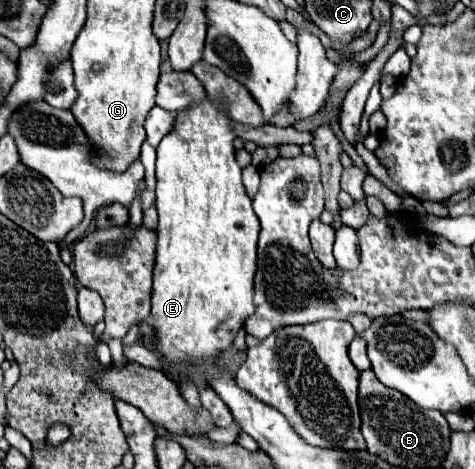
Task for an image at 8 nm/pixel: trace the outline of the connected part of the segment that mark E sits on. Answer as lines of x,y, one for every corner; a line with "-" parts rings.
206,98
200,104
192,104
186,110
178,112
174,130
162,138
156,150
156,206
158,206
158,244
154,260
154,286
152,286
152,326
156,330
156,348
172,366
190,366
204,364
210,358
220,358
234,342
238,330
244,326
244,320
254,312
254,274
256,274
256,242
260,232
260,222
252,210
252,200
248,198
242,184
242,168
236,164
234,156
234,132
230,128
230,118
222,108

